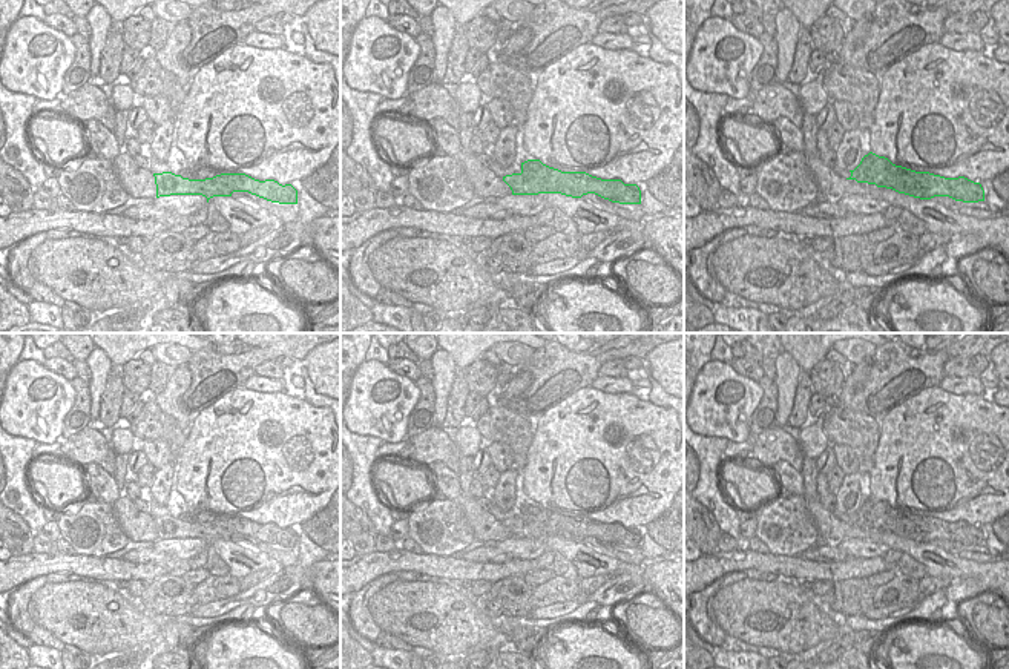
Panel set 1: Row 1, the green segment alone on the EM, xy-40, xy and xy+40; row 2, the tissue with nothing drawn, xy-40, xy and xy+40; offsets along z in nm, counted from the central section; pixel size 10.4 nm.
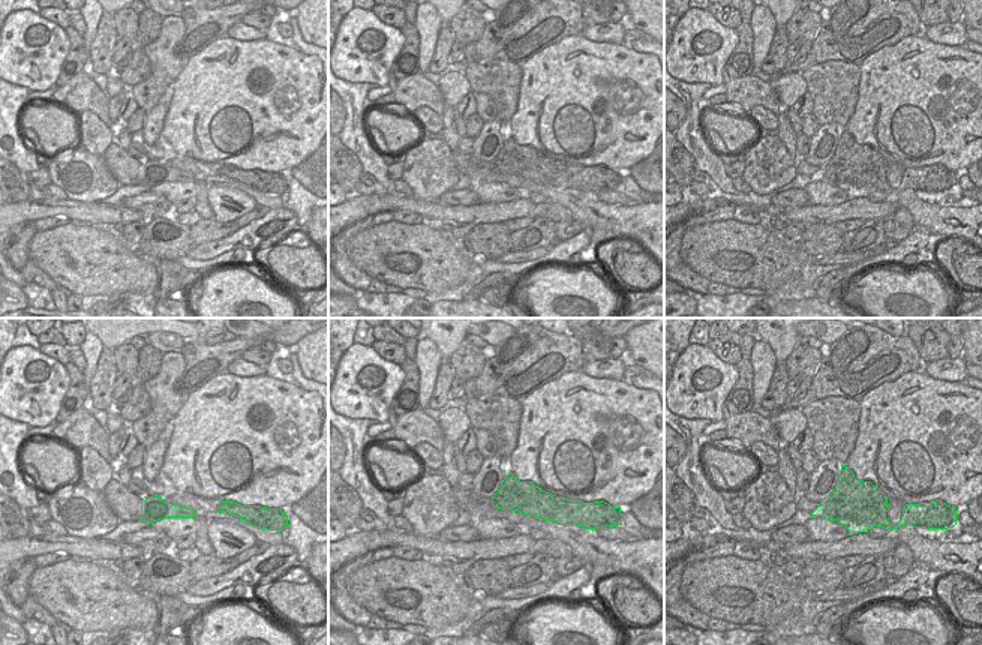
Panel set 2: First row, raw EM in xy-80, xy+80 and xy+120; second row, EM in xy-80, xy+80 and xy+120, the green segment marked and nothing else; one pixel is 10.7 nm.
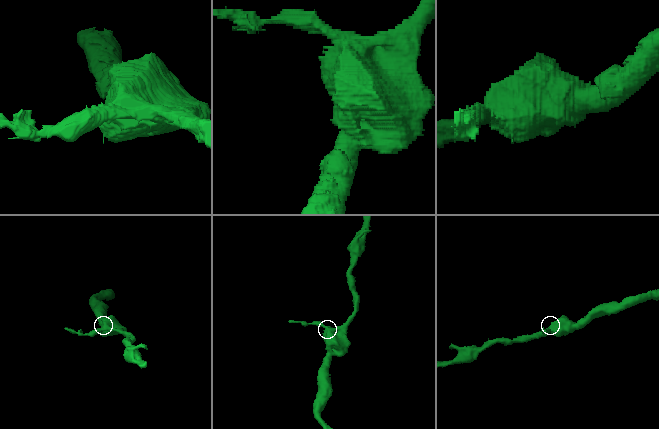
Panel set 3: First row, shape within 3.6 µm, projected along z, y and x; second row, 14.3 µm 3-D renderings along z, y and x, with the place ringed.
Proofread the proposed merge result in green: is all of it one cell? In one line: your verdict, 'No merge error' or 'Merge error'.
No merge error.

